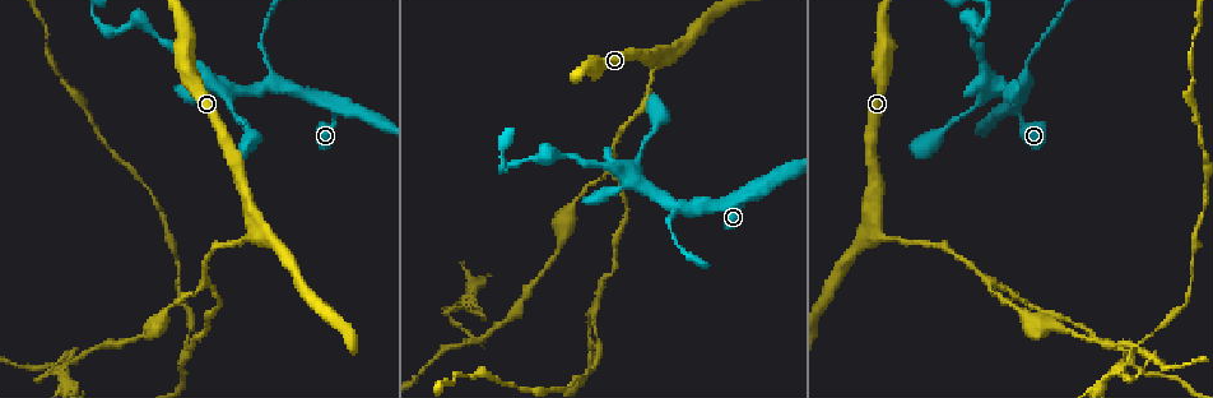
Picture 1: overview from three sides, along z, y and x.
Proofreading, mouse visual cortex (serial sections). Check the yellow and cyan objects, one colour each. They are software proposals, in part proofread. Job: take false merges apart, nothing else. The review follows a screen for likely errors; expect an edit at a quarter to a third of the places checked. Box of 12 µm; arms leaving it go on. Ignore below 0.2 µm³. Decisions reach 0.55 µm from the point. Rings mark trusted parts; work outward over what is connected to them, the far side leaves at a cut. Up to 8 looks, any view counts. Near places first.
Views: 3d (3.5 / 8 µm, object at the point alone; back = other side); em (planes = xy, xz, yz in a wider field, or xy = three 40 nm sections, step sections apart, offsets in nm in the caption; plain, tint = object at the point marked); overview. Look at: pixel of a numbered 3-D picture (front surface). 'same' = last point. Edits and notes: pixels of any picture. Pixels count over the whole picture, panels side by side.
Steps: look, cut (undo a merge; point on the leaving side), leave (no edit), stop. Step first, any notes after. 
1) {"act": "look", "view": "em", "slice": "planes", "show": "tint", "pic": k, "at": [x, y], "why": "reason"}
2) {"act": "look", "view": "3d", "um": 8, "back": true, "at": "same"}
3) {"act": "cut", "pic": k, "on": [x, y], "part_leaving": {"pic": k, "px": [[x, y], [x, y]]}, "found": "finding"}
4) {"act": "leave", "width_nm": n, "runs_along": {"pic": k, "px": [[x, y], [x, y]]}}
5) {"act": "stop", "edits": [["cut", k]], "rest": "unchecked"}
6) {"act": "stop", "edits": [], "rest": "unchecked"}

{"act": "look", "view": "3d", "um": 3.5, "pic": 1, "at": [1024, 86], "why": "sudden change in width"}

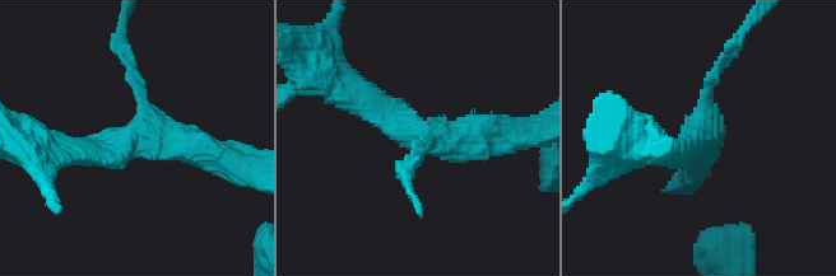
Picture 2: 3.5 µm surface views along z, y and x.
{"act": "look", "view": "em", "slice": "planes", "show": "tint", "pic": 2, "at": [437, 138], "arms": 3, "arm_widths_nm": [150, 300, 400], "why": "shape alone is not enough"}

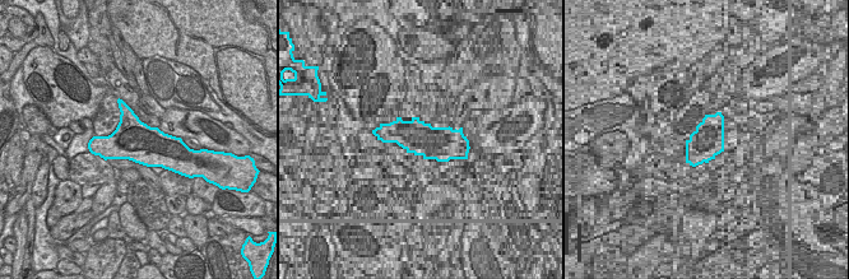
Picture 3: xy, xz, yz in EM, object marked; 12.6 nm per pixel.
{"act": "look", "view": "em", "slice": "xy", "step": 5, "show": "tint", "at": "same", "why": "cut it another way"}

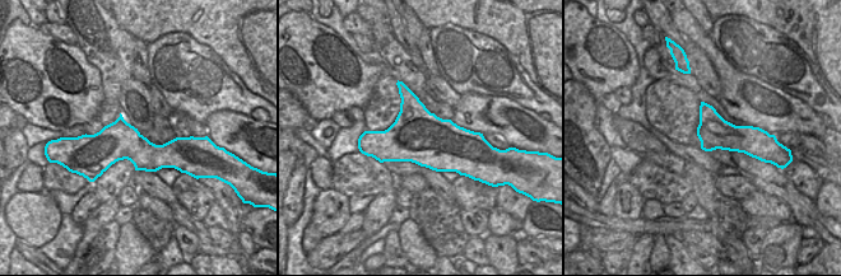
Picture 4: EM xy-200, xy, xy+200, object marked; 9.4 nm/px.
{"act": "leave", "width_nm": 500, "runs_along": {"pic": 4, "px": [[84, 140], [140, 151], [186, 140]]}, "found": "continuous, no second cell"}

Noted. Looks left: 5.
{"act": "look", "view": "3d", "um": 3.5, "back": true, "pic": 1, "at": [995, 88], "why": "three arms meet"}

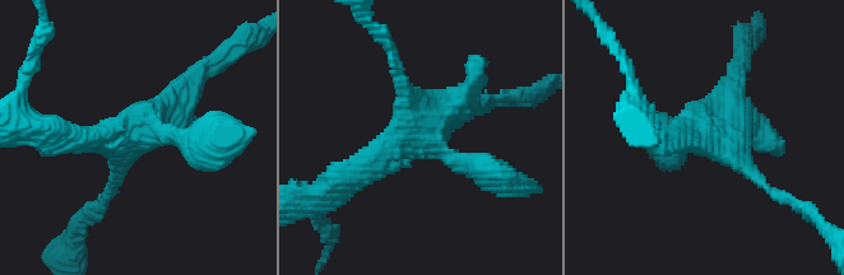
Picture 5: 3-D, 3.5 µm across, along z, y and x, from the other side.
{"act": "look", "view": "em", "slice": "planes", "show": "plain", "pic": 5, "at": [136, 139]}

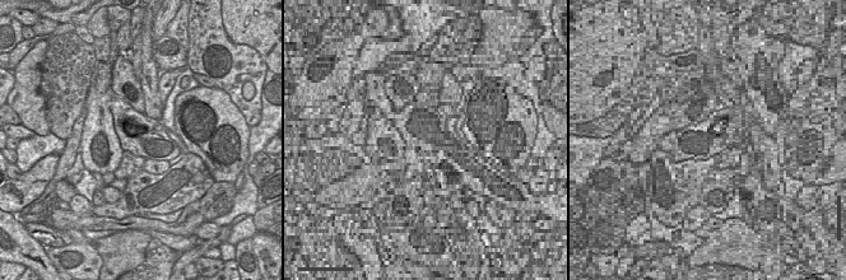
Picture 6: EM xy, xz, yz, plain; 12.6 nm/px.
{"act": "look", "view": "em", "slice": "planes", "show": "tint", "at": "same"}

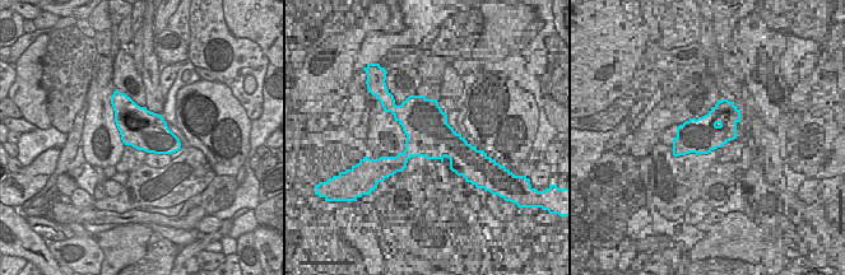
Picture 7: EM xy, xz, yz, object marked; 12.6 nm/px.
{"act": "leave", "runs_along": {"pic": 5, "px": [[351, 176], [445, 108], [472, 105]]}, "found": "one cell here"}

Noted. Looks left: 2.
{"act": "look", "view": "3d", "um": 3.5, "back": true, "pic": 1, "at": [562, 155], "why": "abrupt turn"}

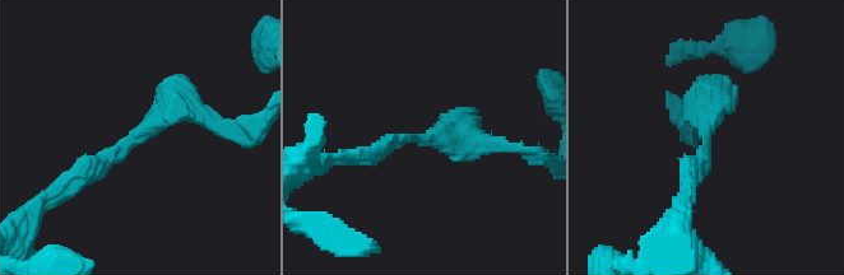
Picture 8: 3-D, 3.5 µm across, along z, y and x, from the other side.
{"act": "look", "view": "em", "slice": "xy", "step": 2, "show": "tint", "pic": 8, "at": [418, 138], "why": "need the tissue"}

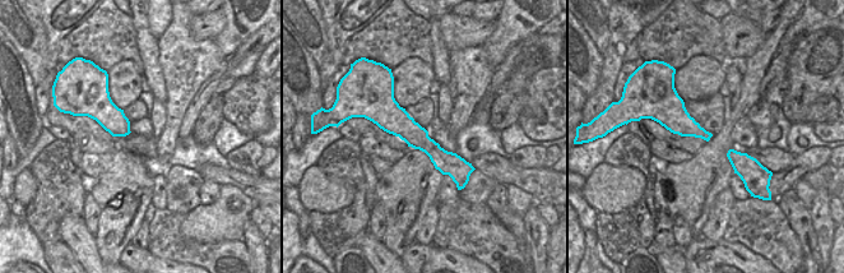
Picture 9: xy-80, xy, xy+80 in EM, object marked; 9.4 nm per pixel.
{"act": "leave", "runs_along": {"pic": 8, "px": [[60, 186], [174, 105], [202, 116]]}, "found": "all the same cell"}

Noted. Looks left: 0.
{"act": "stop", "edits": [], "rest": "unchecked"}

